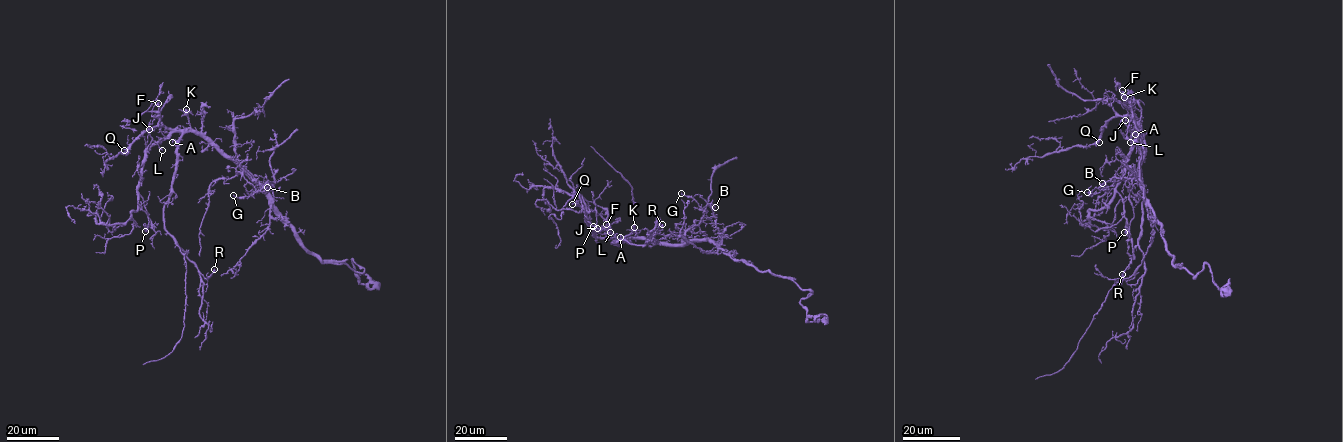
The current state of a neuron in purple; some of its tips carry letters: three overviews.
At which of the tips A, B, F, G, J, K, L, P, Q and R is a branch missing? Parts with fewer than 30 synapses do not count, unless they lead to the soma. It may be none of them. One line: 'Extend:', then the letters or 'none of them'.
Extend: F

